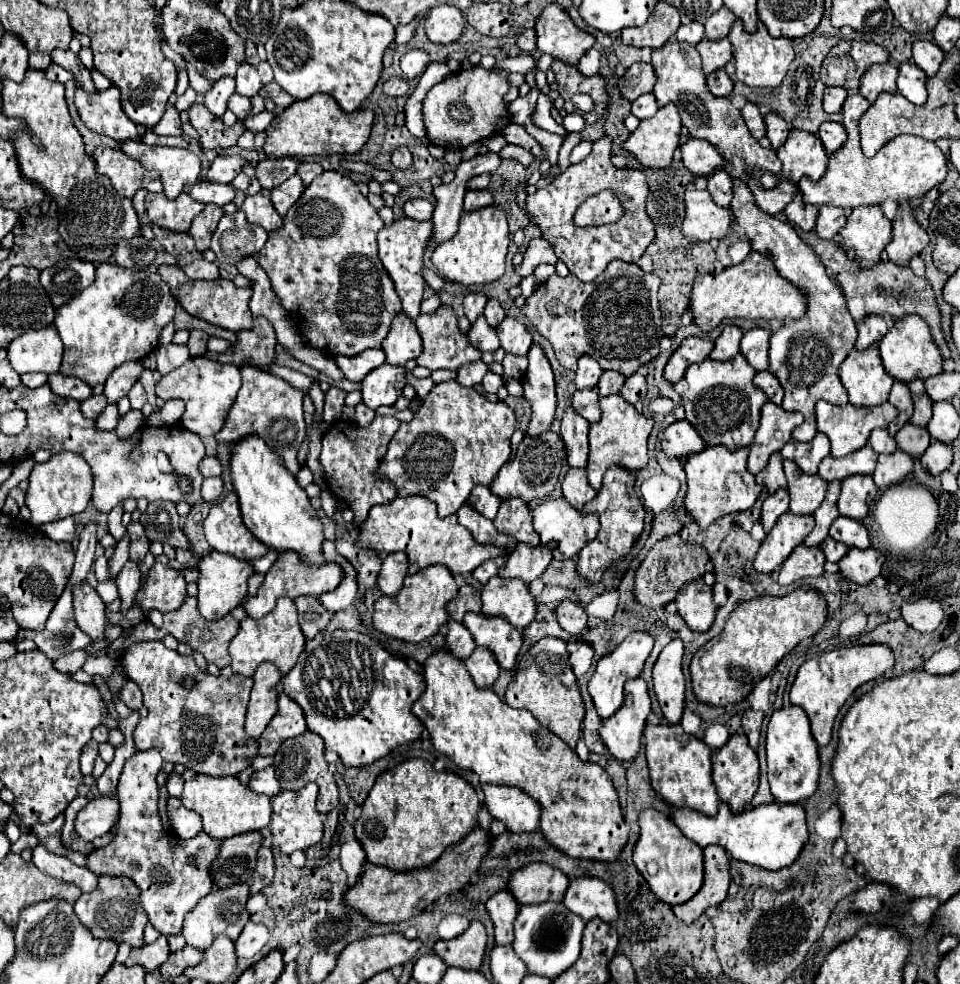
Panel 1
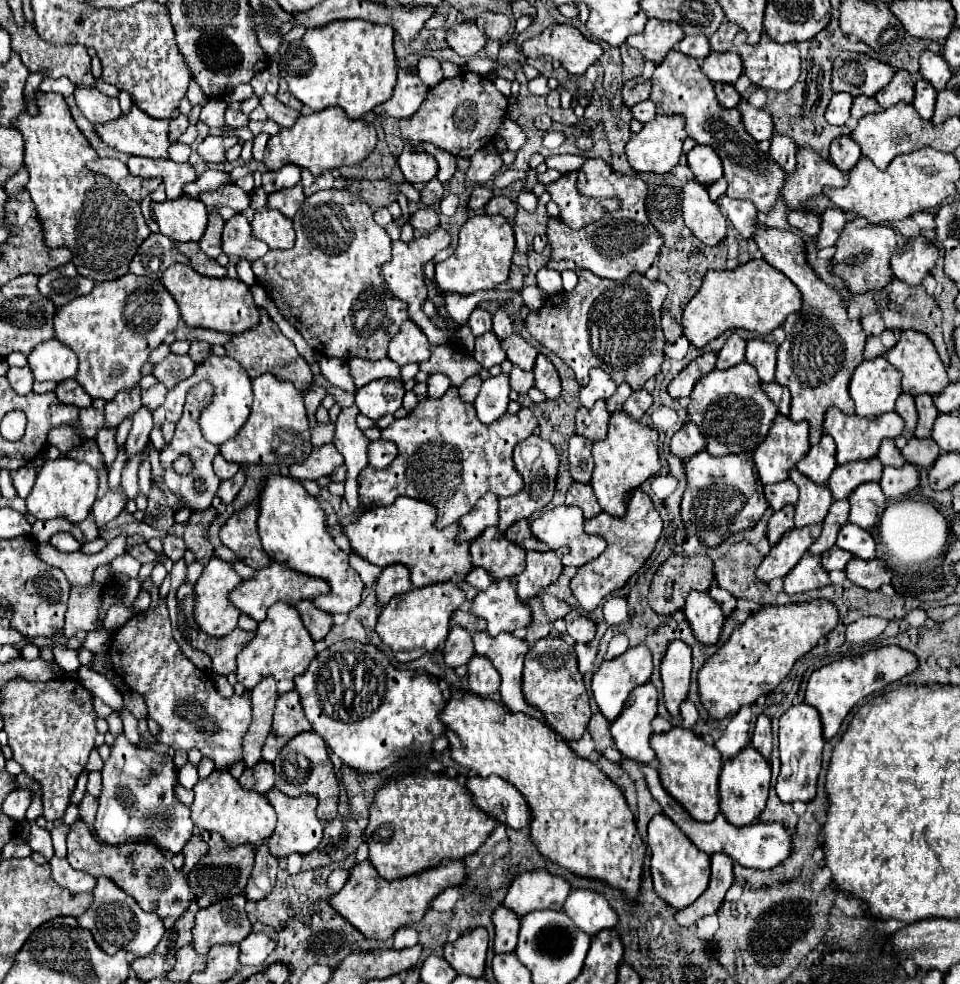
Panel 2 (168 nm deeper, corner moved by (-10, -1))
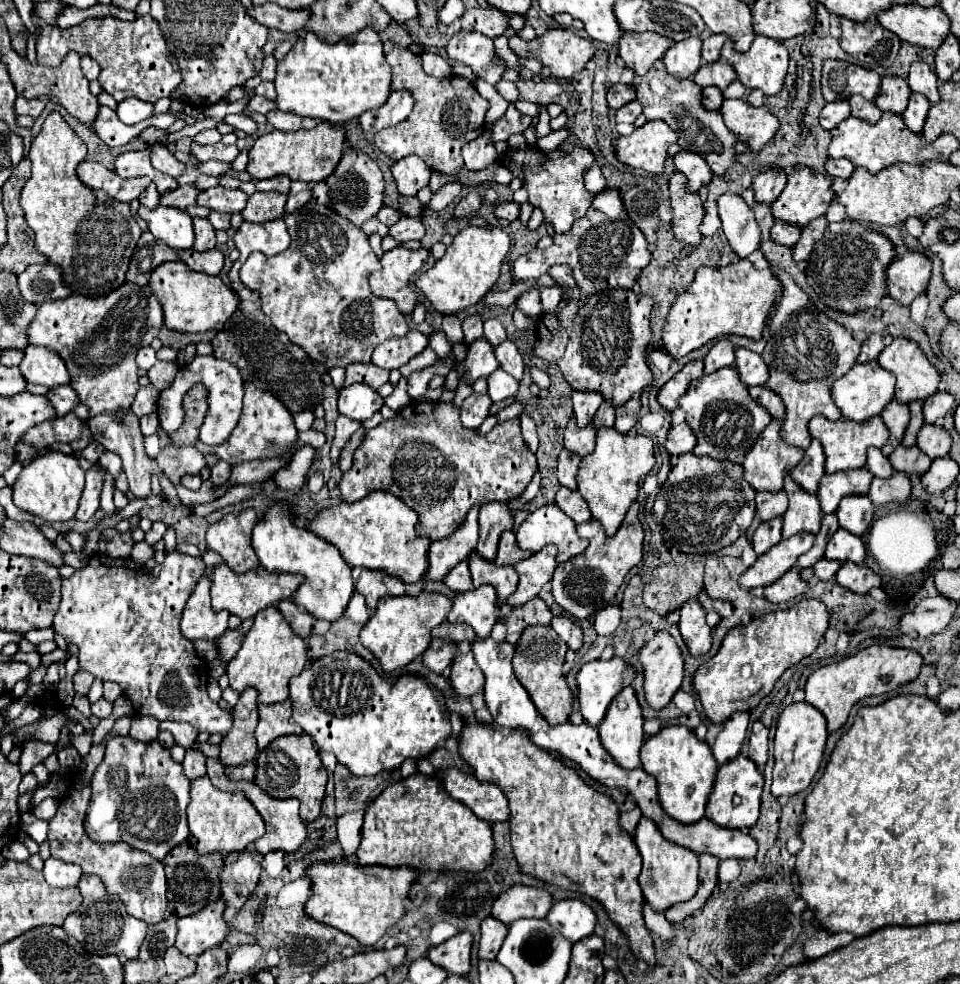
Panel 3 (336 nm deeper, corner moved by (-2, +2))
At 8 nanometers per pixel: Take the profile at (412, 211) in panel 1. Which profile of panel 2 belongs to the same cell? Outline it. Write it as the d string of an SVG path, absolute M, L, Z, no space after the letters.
M420 208L416 214L412 214L410 224L414 230L424 230L424 232L432 232L438 226L438 214L430 208Z

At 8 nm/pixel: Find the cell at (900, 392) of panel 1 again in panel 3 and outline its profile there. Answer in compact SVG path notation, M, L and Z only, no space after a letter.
M892 399L886 409L882 411L882 419L886 423L886 427L890 429L890 443L894 447L898 447L902 443L902 435L908 427L910 421L910 411L906 403L898 403L896 399Z

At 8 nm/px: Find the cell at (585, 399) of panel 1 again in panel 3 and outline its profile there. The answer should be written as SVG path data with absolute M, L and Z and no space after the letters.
M572 417L568 421L568 427L564 431L564 447L574 451L576 455L584 457L588 453L594 451L594 445L596 445L596 431L594 431L594 425L588 423L584 429L580 429L576 425L576 419Z

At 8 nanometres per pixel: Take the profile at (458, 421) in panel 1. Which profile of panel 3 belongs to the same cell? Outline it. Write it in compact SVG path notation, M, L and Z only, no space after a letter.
M412 401L410 405L400 409L394 419L386 419L366 433L366 439L354 451L352 469L342 475L338 487L344 501L360 501L374 491L388 491L400 497L410 509L420 515L418 535L436 541L450 535L462 523L466 511L472 505L482 505L488 501L508 501L522 495L534 471L536 457L528 451L522 439L518 419L498 423L490 433L480 435L478 429L462 427L460 407L442 401Z

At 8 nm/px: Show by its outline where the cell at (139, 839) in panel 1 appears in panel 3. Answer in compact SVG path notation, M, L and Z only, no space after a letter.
M76 777L70 783L68 795L62 799L58 813L50 819L48 843L52 857L80 865L82 873L98 875L106 883L106 889L124 901L126 911L130 915L146 921L148 925L160 923L168 907L164 865L152 855L146 855L146 851L138 851L128 843L106 843L106 845L92 843L82 825L82 813L88 807L88 799L90 799L90 783Z

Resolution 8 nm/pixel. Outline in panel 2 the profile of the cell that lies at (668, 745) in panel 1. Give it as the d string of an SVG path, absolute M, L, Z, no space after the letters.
M672 728L664 734L652 734L650 746L660 762L658 772L662 786L670 796L698 822L710 822L718 814L718 778L722 770L722 756L714 746L708 746L700 736L686 728Z

